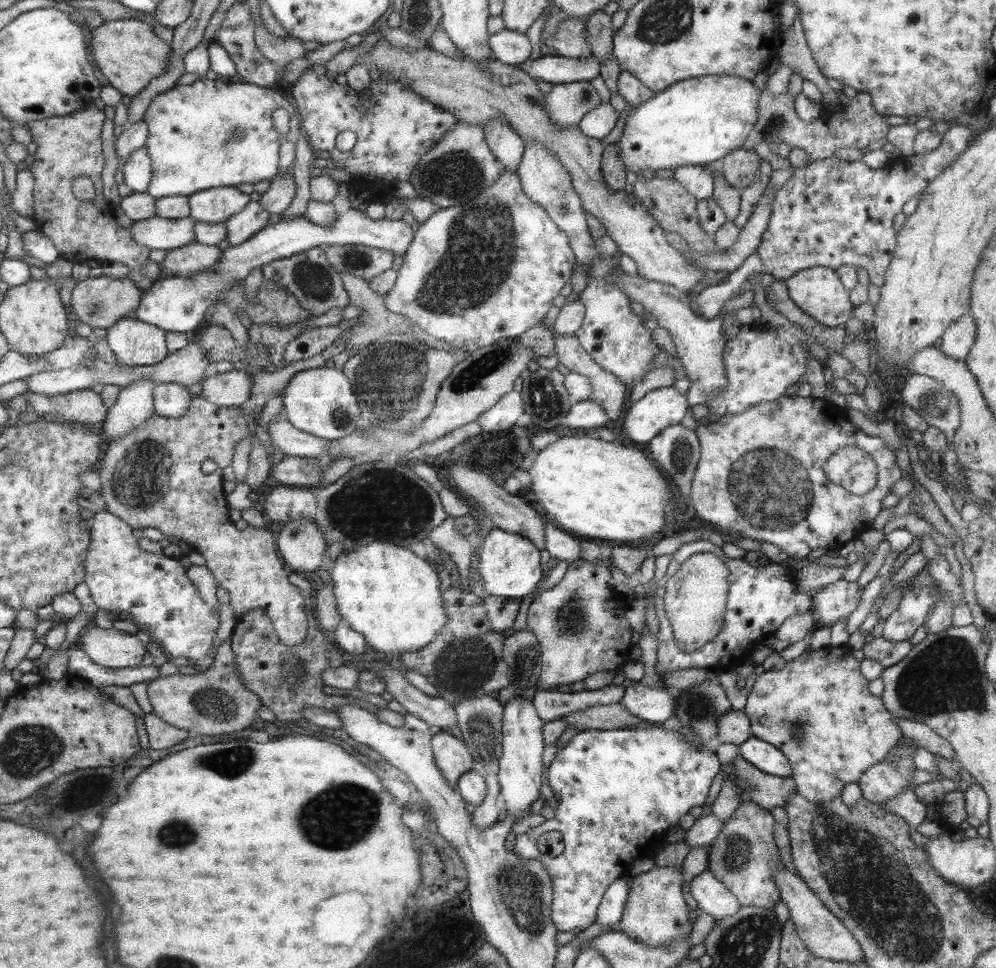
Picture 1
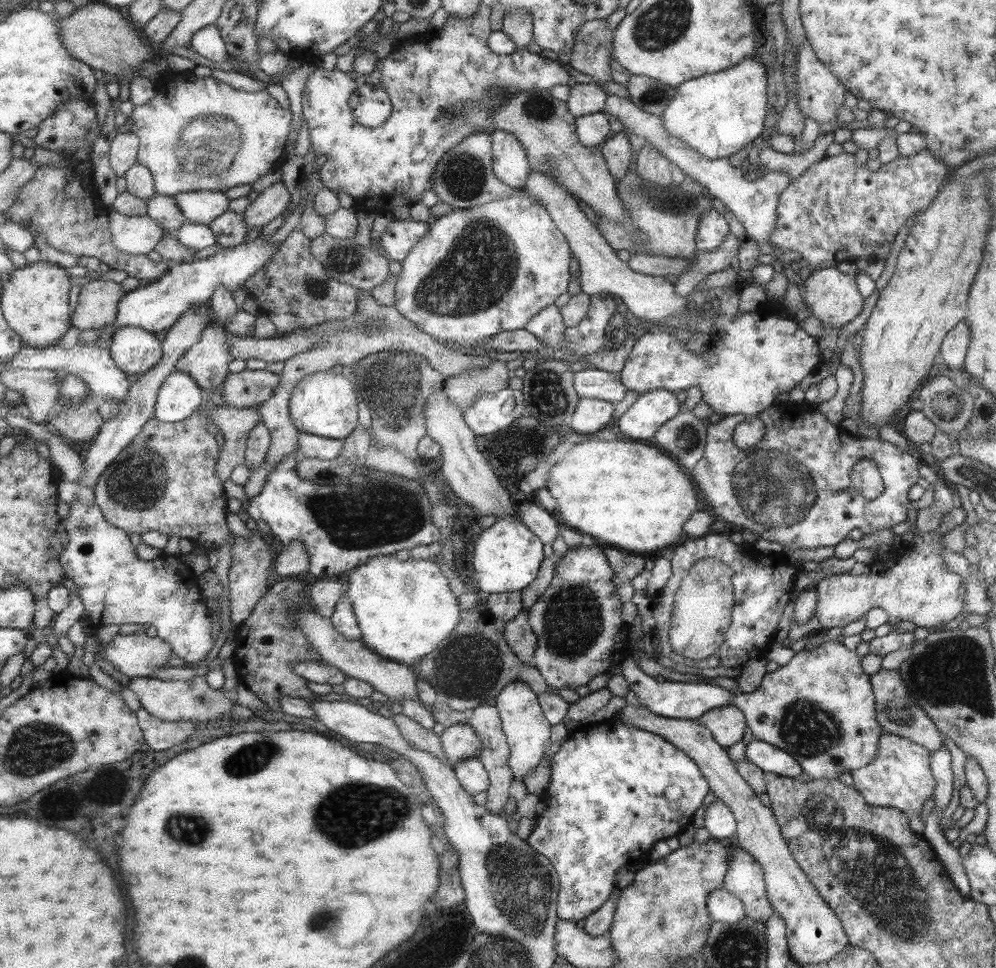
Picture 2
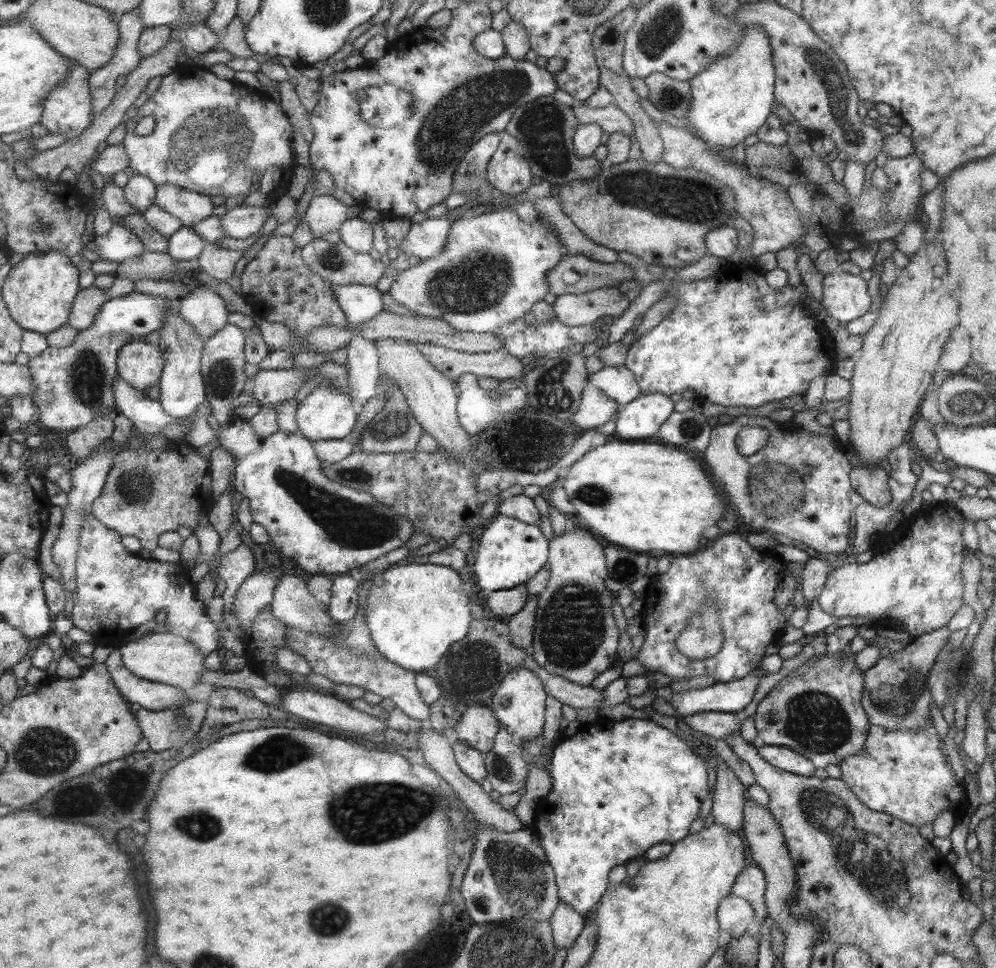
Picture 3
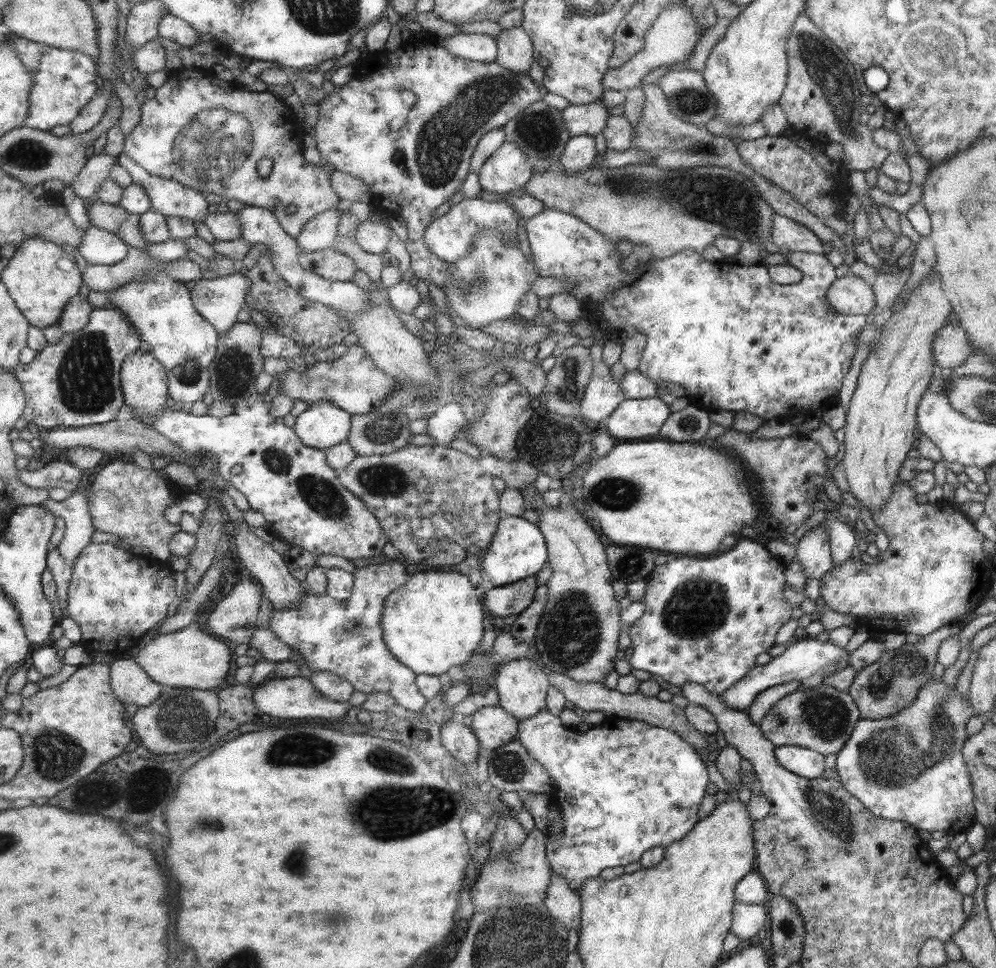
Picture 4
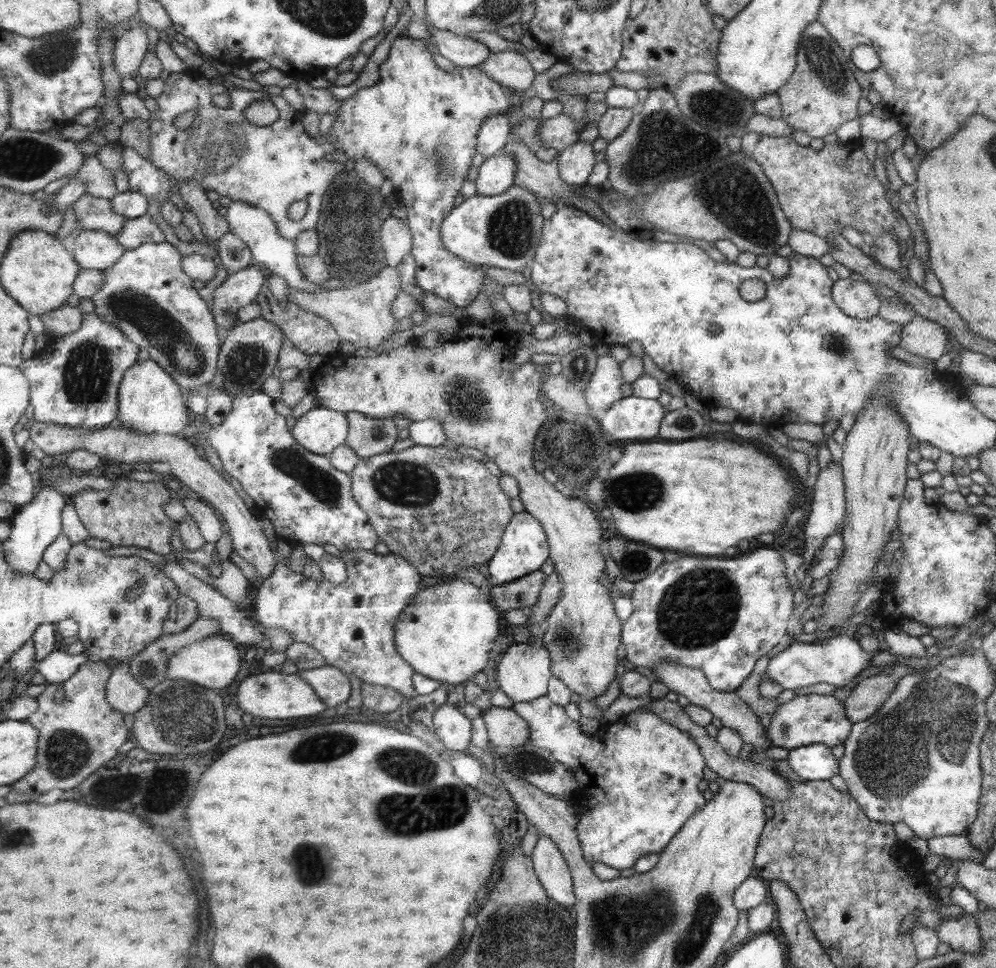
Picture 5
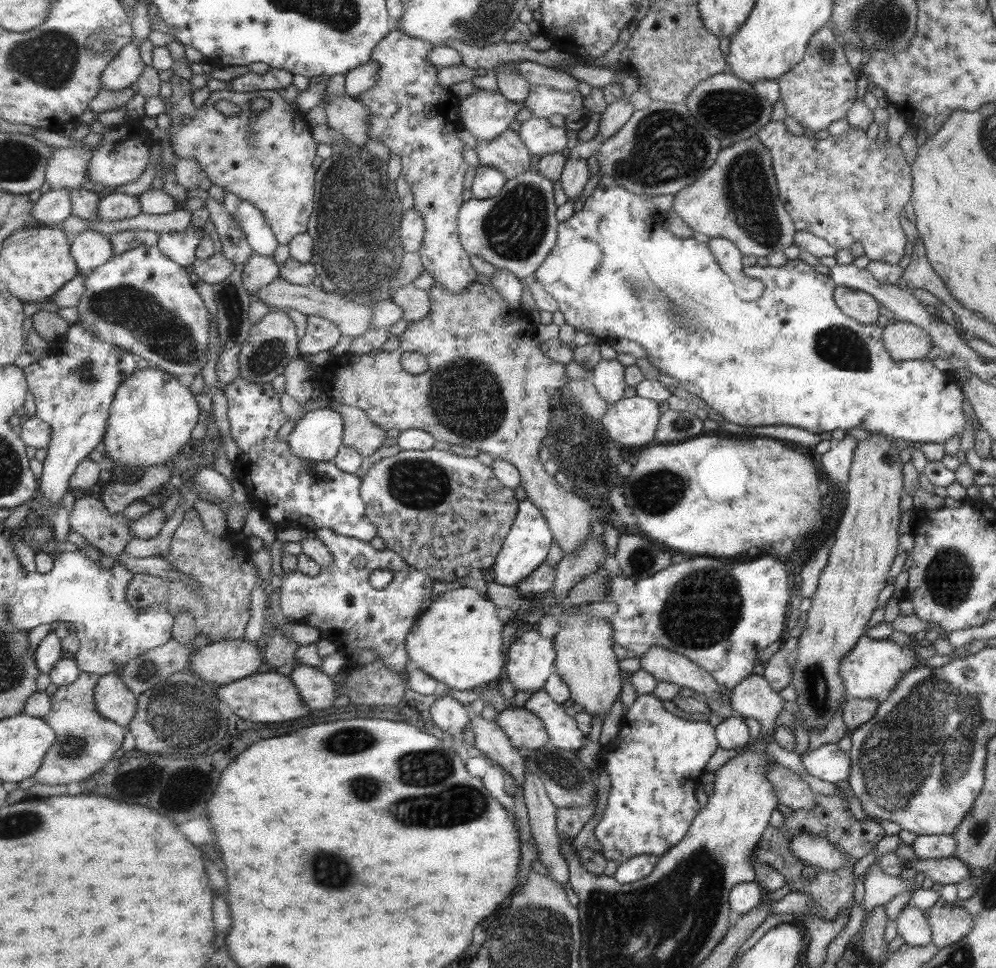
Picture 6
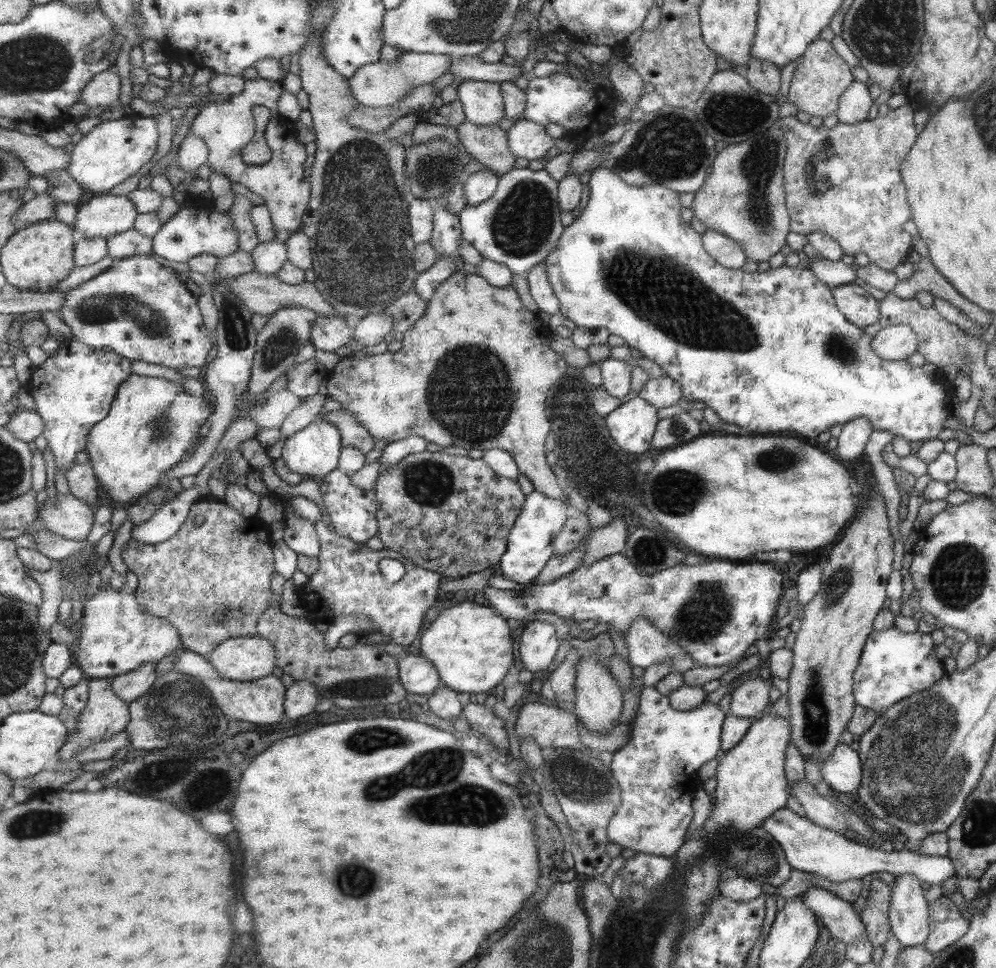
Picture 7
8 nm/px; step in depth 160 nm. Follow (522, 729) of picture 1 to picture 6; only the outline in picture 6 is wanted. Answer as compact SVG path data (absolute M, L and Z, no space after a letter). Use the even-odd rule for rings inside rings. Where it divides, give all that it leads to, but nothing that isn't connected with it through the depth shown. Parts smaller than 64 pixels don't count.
M533 629L525 631L509 645L505 674L516 691L533 694L544 687L553 658L556 658L553 643L541 638Z

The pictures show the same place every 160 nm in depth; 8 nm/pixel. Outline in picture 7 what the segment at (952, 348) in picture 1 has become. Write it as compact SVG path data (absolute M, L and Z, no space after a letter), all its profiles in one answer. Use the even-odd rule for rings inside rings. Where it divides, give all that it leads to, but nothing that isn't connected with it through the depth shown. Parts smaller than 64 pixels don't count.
M903 324L881 327L871 342L873 353L885 360L906 360L919 351L919 343L912 327Z

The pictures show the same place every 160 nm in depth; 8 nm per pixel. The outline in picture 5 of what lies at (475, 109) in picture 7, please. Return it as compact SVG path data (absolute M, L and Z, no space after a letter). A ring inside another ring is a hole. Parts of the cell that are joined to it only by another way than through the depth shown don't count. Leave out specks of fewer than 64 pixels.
M493 114L485 118L477 132L477 158L473 158L473 166L479 166L486 158L501 152L508 141L509 130L507 116Z

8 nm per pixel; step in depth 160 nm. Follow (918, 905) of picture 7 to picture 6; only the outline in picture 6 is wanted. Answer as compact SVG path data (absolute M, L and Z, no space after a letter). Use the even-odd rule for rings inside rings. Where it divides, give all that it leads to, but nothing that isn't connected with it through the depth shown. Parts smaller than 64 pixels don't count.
M906 903L895 919L896 934L909 946L925 946L932 942L932 931L927 915Z

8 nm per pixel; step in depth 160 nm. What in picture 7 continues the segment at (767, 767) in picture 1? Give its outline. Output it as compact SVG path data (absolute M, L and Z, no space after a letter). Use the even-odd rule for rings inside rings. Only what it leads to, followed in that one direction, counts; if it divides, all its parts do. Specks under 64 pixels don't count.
M838 744L819 769L823 781L841 798L854 797L862 784L860 757L849 745Z

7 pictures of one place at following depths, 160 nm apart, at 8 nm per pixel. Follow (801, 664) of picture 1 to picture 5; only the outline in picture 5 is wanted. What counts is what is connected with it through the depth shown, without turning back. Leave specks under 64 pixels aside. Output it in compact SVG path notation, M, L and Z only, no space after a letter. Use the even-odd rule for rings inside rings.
M809 694L807 696L794 696L785 704L778 704L772 714L768 726L768 736L772 745L785 750L791 750L800 745L821 743L832 746L840 745L851 732L852 722L849 722L844 707L832 695Z

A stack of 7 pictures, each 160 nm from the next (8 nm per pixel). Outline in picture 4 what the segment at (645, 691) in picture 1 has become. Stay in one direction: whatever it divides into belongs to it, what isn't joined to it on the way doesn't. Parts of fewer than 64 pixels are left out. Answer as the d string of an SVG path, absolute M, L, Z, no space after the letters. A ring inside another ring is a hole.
M805 636L795 639L793 644L789 645L783 653L773 657L763 666L754 665L754 667L741 678L736 685L725 691L723 695L718 696L726 705L734 709L745 711L752 704L757 694L763 693L770 687L781 685L782 683L799 680L803 682L813 674L824 674L825 677L848 666L850 654L844 647L835 646L829 639L821 642L816 637Z

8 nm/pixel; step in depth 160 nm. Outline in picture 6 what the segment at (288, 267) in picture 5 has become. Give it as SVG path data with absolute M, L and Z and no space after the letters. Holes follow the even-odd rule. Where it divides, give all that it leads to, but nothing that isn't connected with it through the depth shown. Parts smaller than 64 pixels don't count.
M224 190L223 207L231 220L241 228L249 246L257 254L273 257L278 245L265 218L249 203Z

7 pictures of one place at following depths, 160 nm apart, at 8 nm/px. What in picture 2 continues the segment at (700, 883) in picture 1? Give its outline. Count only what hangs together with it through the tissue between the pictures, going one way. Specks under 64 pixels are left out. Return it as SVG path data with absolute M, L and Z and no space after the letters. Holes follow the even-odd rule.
M723 888L708 894L706 907L713 922L721 924L737 924L745 915L743 903Z

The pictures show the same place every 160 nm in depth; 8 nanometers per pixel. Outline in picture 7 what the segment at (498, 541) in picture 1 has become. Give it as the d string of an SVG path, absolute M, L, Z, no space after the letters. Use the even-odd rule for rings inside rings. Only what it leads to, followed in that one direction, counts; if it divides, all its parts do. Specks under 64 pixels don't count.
M533 490L525 497L521 514L517 517L507 538L507 550L500 558L501 575L518 584L534 582L551 556L551 540L559 534L561 526L567 520L567 504L561 499L554 499L541 491Z

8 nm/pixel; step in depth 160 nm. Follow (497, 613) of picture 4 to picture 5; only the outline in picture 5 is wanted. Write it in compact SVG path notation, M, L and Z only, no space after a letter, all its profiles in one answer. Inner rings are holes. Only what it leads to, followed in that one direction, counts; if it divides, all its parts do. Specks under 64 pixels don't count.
M537 570L517 581L496 586L491 590L497 610L503 613L512 609L531 607L537 602L541 588L544 586L544 574Z

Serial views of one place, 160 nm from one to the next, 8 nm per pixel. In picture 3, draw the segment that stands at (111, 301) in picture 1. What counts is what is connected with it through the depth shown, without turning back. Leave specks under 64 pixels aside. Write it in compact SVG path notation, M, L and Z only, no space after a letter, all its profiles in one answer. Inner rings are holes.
M87 287L80 289L68 324L77 331L87 330L96 320L101 307L107 302L106 289Z

